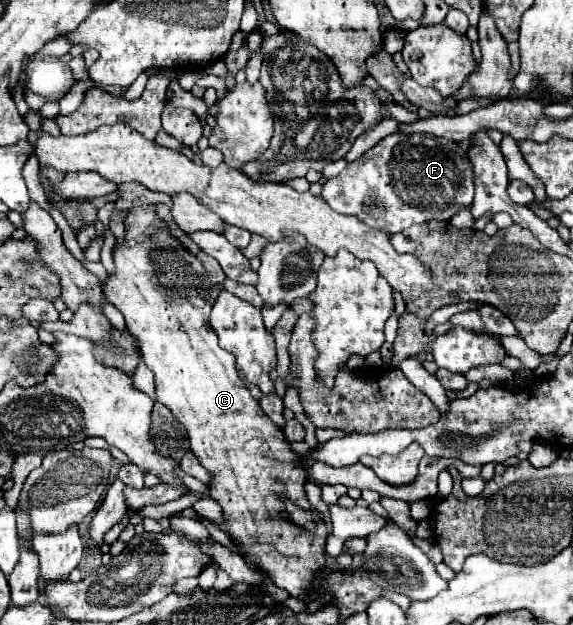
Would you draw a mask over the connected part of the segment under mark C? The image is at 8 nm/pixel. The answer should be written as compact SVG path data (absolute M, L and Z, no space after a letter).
M157 204L127 210L127 234L123 244L113 248L113 262L115 272L107 274L107 280L103 282L105 298L125 316L127 332L137 340L141 360L155 374L157 400L165 404L187 428L191 452L209 472L213 472L213 480L209 482L211 498L215 498L223 508L229 536L243 546L251 562L265 570L279 588L287 590L293 598L303 600L311 592L313 574L325 566L325 524L319 522L315 532L307 532L285 520L283 502L277 500L279 494L299 502L303 510L311 510L303 490L307 472L303 470L299 456L291 452L283 432L271 422L271 418L267 418L257 400L249 394L247 386L239 380L235 358L219 346L211 324L207 322L213 290L213 286L205 290L207 272L195 254L183 250L183 246L171 238L167 224L157 216Z

